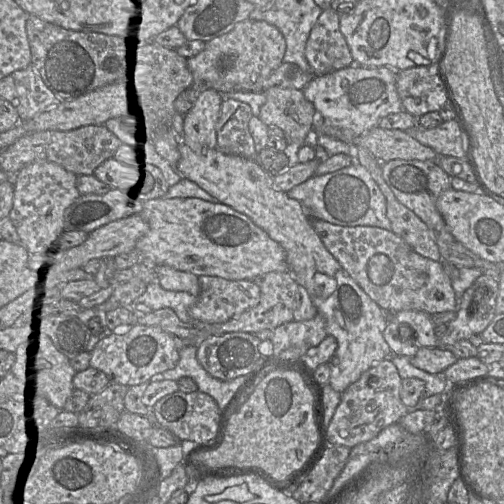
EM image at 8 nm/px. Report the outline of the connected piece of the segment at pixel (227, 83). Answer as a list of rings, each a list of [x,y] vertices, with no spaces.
[[[262,20],[239,22],[230,32],[206,42],[204,50],[198,55],[187,59],[188,69],[195,81],[191,88],[202,90],[208,89],[203,85],[220,84],[230,91],[251,85],[270,76],[283,63],[285,51],[285,38],[275,26]]]

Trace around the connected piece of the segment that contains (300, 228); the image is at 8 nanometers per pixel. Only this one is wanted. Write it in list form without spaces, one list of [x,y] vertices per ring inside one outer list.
[[[182,140],[178,150],[180,159],[176,171],[181,178],[195,182],[218,202],[248,216],[284,249],[289,272],[312,296],[318,313],[326,320],[327,334],[338,342],[329,361],[329,385],[335,391],[344,392],[371,366],[384,359],[391,360],[391,349],[384,339],[385,312],[326,249],[301,202],[276,189],[273,175],[253,159],[224,154],[216,148],[198,154]]]

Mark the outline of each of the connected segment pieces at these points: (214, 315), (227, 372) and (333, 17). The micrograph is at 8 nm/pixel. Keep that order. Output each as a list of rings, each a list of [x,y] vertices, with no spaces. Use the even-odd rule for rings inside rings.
[[[198,276],[200,293],[189,308],[189,315],[202,323],[223,323],[255,307],[260,287],[255,280],[227,280],[216,276]]]
[[[246,332],[211,336],[199,344],[197,359],[211,376],[221,381],[251,376],[264,362],[258,349],[260,342]]]
[[[330,8],[313,25],[305,47],[311,73],[322,76],[353,65],[350,48],[340,31],[340,15]]]

